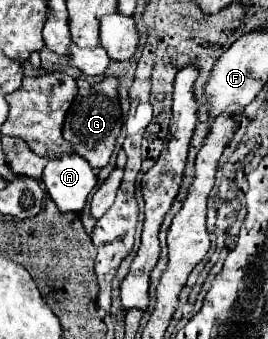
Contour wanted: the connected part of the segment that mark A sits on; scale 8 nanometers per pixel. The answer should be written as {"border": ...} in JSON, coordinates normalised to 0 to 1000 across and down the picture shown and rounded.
{"border":[[[284,451],[194,463],[164,493],[157,534],[187,587],[231,628],[299,628],[358,546],[358,510]]]}

